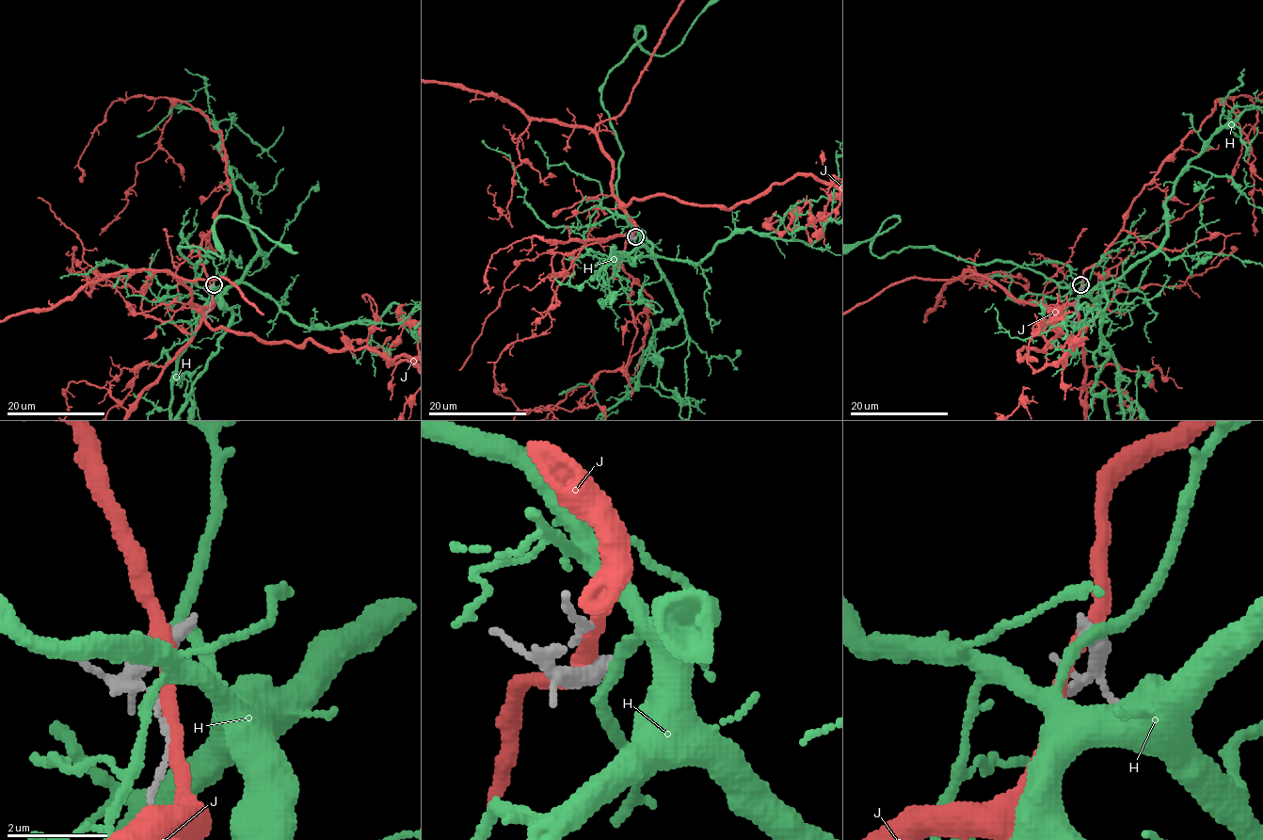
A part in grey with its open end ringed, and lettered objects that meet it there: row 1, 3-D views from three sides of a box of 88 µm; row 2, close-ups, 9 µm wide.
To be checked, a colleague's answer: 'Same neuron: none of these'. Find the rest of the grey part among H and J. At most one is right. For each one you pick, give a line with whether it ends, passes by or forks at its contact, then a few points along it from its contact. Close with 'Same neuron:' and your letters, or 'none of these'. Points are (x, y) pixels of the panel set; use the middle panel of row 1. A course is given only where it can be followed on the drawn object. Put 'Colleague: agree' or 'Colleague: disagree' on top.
Colleague: agree
Same neuron: none of these

